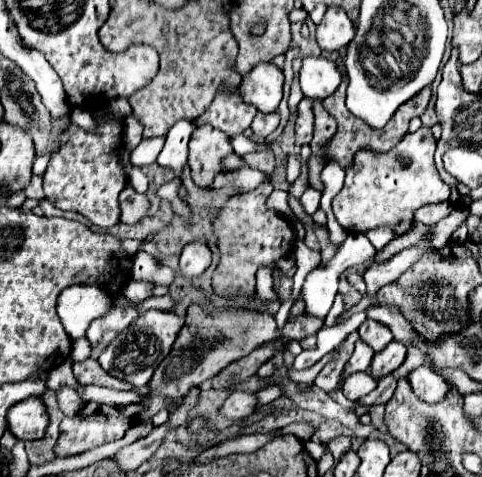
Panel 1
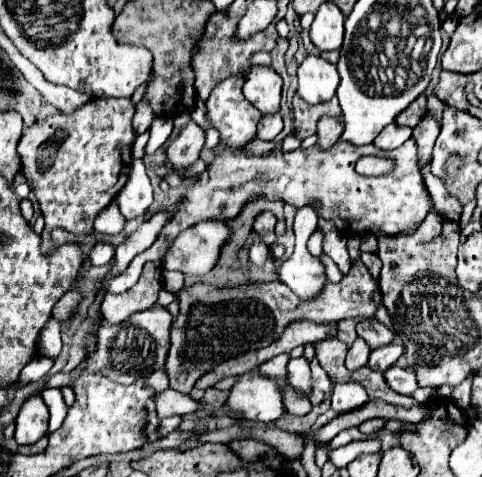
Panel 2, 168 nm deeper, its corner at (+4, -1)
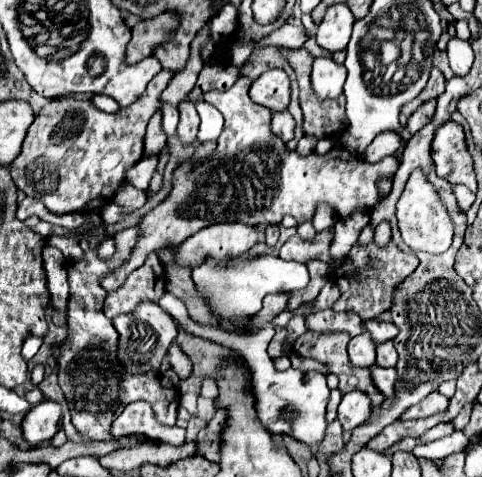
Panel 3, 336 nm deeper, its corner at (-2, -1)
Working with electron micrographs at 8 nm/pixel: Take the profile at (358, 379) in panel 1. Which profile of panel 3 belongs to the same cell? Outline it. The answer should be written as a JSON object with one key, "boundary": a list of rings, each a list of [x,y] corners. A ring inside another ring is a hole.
{"boundary":[[[353,390],[343,394],[343,400],[337,410],[337,418],[343,424],[343,430],[351,430],[367,422],[371,416],[371,400],[365,392]]]}

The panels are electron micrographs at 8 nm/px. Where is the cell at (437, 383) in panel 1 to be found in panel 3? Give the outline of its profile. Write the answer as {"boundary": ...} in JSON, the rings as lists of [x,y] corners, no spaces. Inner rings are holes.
{"boundary":[[[371,366],[371,376],[375,378],[375,386],[387,396],[395,396],[395,382],[397,382],[397,370],[395,368],[381,368],[381,366]]]}

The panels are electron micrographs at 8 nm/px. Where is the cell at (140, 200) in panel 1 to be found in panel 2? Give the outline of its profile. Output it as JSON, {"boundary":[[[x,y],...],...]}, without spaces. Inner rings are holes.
{"boundary":[[[111,202],[95,218],[95,224],[93,224],[95,232],[99,232],[99,234],[119,234],[123,230],[123,226],[125,226],[125,218],[121,216],[121,212],[119,212],[119,208],[117,208],[115,202]]]}

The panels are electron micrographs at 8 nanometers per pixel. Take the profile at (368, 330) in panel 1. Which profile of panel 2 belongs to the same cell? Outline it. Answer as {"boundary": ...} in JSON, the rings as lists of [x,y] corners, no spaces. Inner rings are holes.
{"boundary":[[[375,318],[359,322],[359,324],[357,324],[357,334],[359,334],[371,348],[387,346],[387,344],[391,344],[393,338],[395,338],[393,330],[389,330],[385,324],[381,324],[381,322],[375,320]]]}

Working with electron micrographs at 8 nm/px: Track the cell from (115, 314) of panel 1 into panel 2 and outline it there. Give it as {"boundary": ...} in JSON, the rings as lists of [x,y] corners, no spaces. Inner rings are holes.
{"boundary":[[[147,262],[143,266],[141,278],[139,282],[127,290],[125,294],[107,294],[101,302],[101,312],[103,312],[103,320],[107,324],[121,324],[125,318],[129,318],[135,312],[147,310],[157,302],[159,290],[161,286],[161,262]]]}

